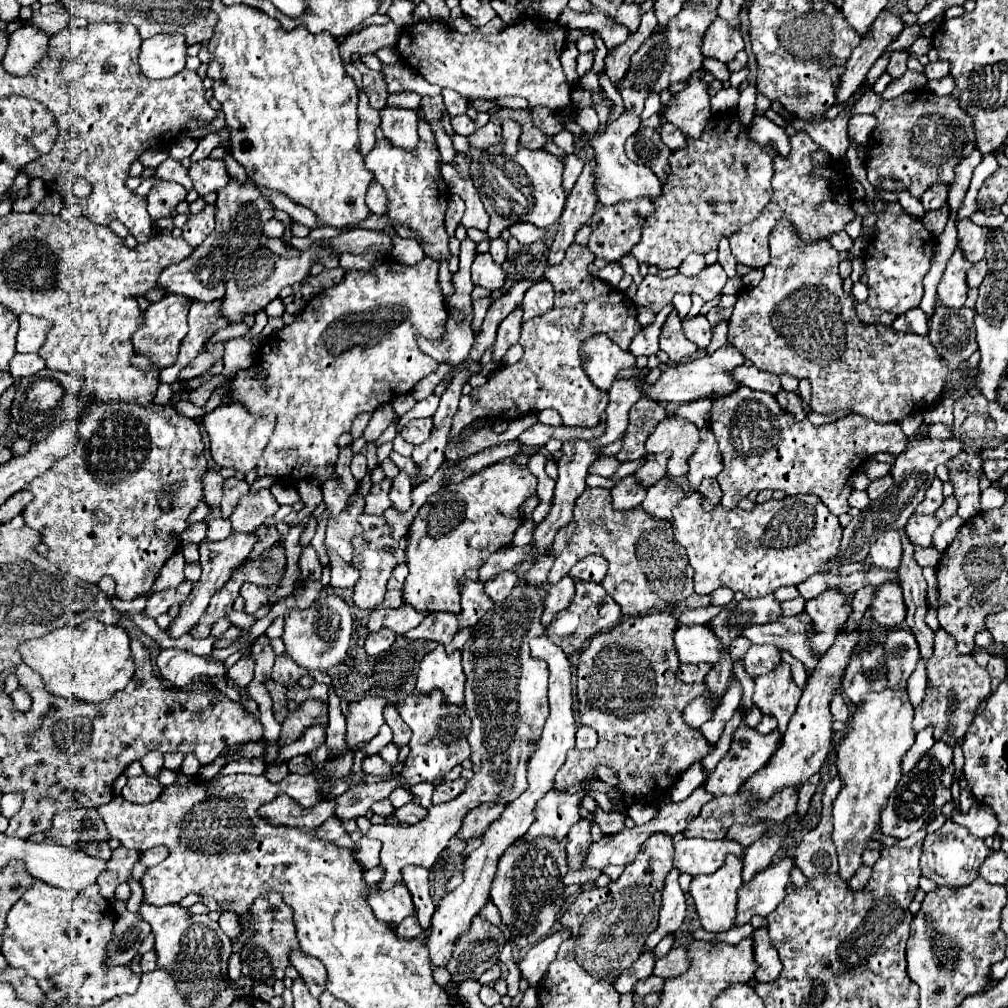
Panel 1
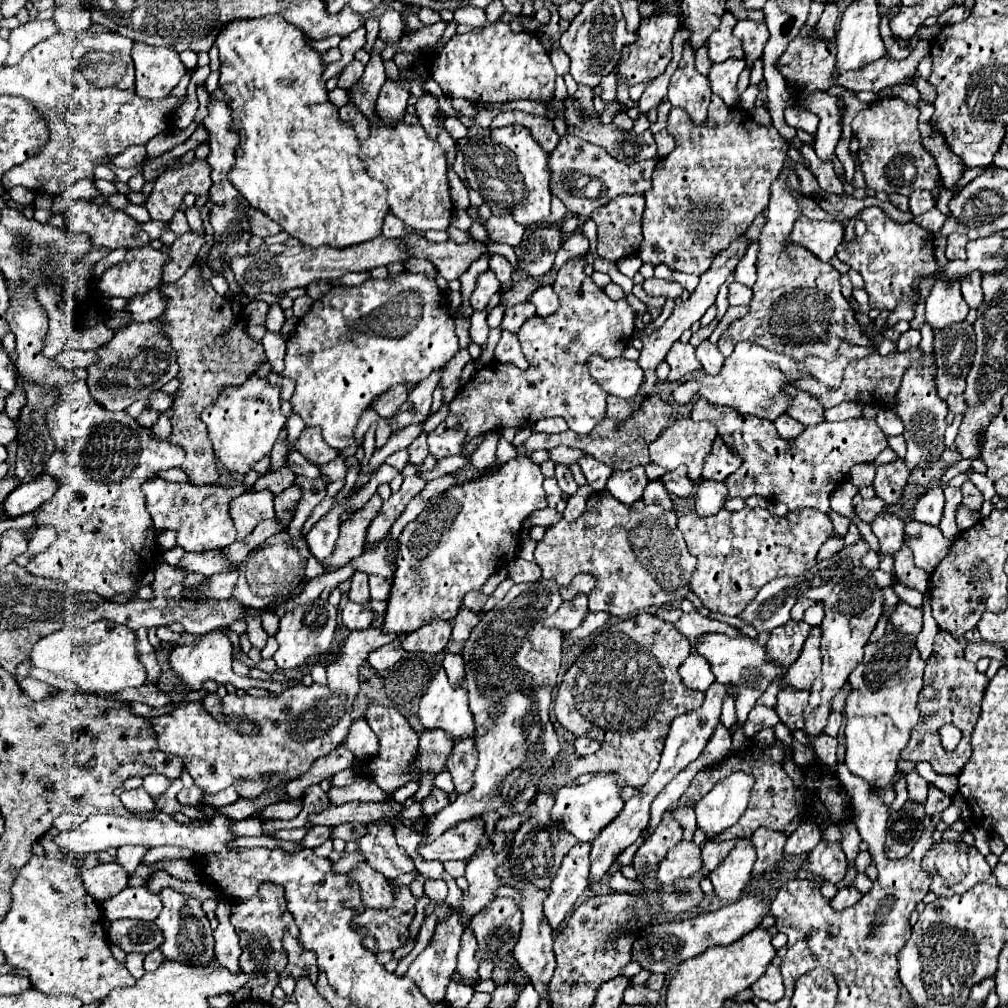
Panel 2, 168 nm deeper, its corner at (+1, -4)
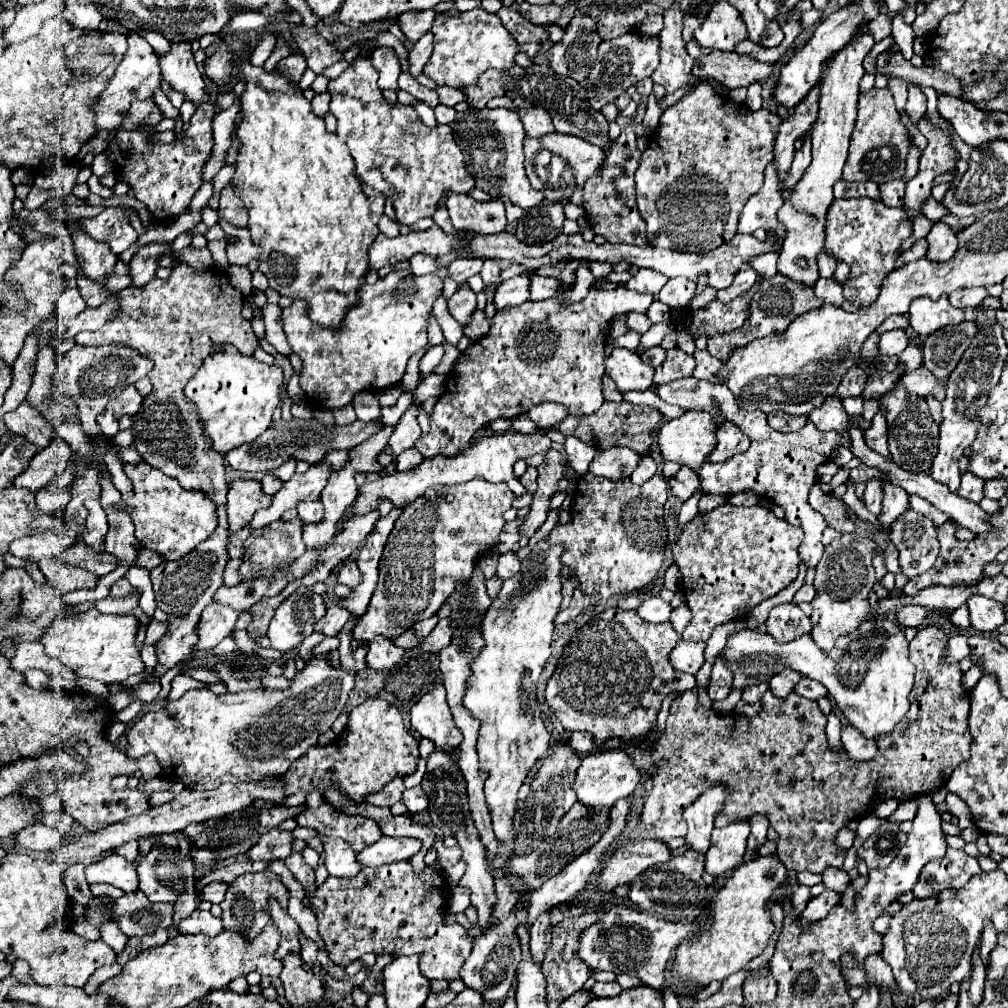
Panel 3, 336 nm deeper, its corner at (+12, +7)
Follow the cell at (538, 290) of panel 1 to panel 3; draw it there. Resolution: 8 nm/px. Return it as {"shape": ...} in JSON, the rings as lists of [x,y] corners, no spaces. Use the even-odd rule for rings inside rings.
{"shape":[[[530,277],[530,301],[544,301],[556,293],[560,283],[554,277]]]}

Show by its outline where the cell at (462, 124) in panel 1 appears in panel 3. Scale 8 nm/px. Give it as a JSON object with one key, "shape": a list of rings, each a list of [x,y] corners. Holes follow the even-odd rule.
{"shape":[[[438,105],[434,107],[434,113],[436,113],[436,121],[442,125],[442,123],[452,123],[454,121],[454,115],[456,111],[452,107],[446,107],[446,105]]]}

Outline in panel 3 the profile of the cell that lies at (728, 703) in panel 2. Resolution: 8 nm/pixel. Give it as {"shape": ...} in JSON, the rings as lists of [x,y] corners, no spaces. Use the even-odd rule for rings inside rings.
{"shape":[[[716,657],[716,663],[712,667],[712,679],[708,685],[708,695],[712,701],[724,701],[732,687],[732,673],[726,669],[724,661]]]}

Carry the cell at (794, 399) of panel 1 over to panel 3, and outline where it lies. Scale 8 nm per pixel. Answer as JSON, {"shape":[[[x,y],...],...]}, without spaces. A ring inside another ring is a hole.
{"shape":[[[778,411],[778,413],[770,413],[770,415],[768,415],[768,425],[770,425],[772,429],[776,429],[776,431],[792,433],[792,431],[800,431],[800,429],[806,425],[806,417]]]}

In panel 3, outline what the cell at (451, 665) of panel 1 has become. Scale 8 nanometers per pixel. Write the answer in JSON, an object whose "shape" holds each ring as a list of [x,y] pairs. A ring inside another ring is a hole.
{"shape":[[[436,685],[426,695],[422,695],[420,701],[412,707],[410,715],[412,727],[420,733],[420,737],[428,737],[444,753],[460,745],[462,733],[454,723],[442,685]]]}

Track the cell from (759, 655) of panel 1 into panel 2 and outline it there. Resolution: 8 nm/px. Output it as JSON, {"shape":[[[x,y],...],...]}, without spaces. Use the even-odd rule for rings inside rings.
{"shape":[[[789,620],[787,624],[777,626],[771,632],[771,638],[767,642],[767,650],[771,652],[771,658],[781,668],[789,668],[799,658],[809,632],[811,632],[811,626],[803,620],[801,622]]]}

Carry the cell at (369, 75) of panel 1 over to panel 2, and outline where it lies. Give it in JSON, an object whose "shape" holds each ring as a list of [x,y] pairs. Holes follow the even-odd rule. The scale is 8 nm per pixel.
{"shape":[[[353,60],[353,62],[347,64],[347,66],[341,70],[341,74],[337,76],[337,86],[339,86],[339,88],[349,88],[349,86],[353,86],[353,84],[363,76],[363,70],[365,70],[365,66],[363,66],[359,60]]]}

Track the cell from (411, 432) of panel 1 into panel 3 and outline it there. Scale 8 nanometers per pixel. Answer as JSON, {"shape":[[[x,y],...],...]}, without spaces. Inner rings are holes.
{"shape":[[[410,447],[410,449],[406,449],[404,453],[400,453],[396,457],[396,467],[398,467],[398,471],[408,471],[408,469],[414,469],[422,459],[424,457],[420,455],[420,451],[416,451],[414,447]]]}

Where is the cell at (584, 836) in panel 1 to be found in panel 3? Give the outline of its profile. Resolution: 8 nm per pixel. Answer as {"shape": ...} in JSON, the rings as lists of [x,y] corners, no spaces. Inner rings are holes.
{"shape":[[[550,909],[540,913],[540,917],[532,923],[530,927],[530,951],[532,951],[532,957],[536,963],[542,963],[544,959],[544,953],[550,945],[550,933],[552,933],[552,925],[550,925]]]}

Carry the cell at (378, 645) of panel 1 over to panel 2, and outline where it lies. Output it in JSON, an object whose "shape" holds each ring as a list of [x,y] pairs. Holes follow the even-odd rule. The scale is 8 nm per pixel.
{"shape":[[[393,640],[393,642],[389,642],[387,646],[371,652],[371,656],[369,656],[367,662],[369,662],[375,670],[381,672],[381,670],[387,670],[387,668],[391,668],[393,664],[397,664],[401,658],[403,658],[401,640]]]}

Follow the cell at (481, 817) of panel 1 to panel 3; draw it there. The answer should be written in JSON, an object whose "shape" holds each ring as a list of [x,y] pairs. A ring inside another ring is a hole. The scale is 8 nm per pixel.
{"shape":[[[382,837],[380,841],[358,853],[358,861],[364,867],[380,867],[386,863],[408,861],[422,849],[422,841],[414,837]]]}

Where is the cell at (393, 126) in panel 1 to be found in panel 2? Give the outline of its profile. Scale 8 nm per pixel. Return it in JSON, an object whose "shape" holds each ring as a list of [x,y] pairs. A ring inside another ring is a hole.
{"shape":[[[387,78],[385,84],[381,86],[375,110],[387,122],[401,122],[407,108],[407,98],[409,90],[403,88],[403,84],[399,84],[397,80]]]}

